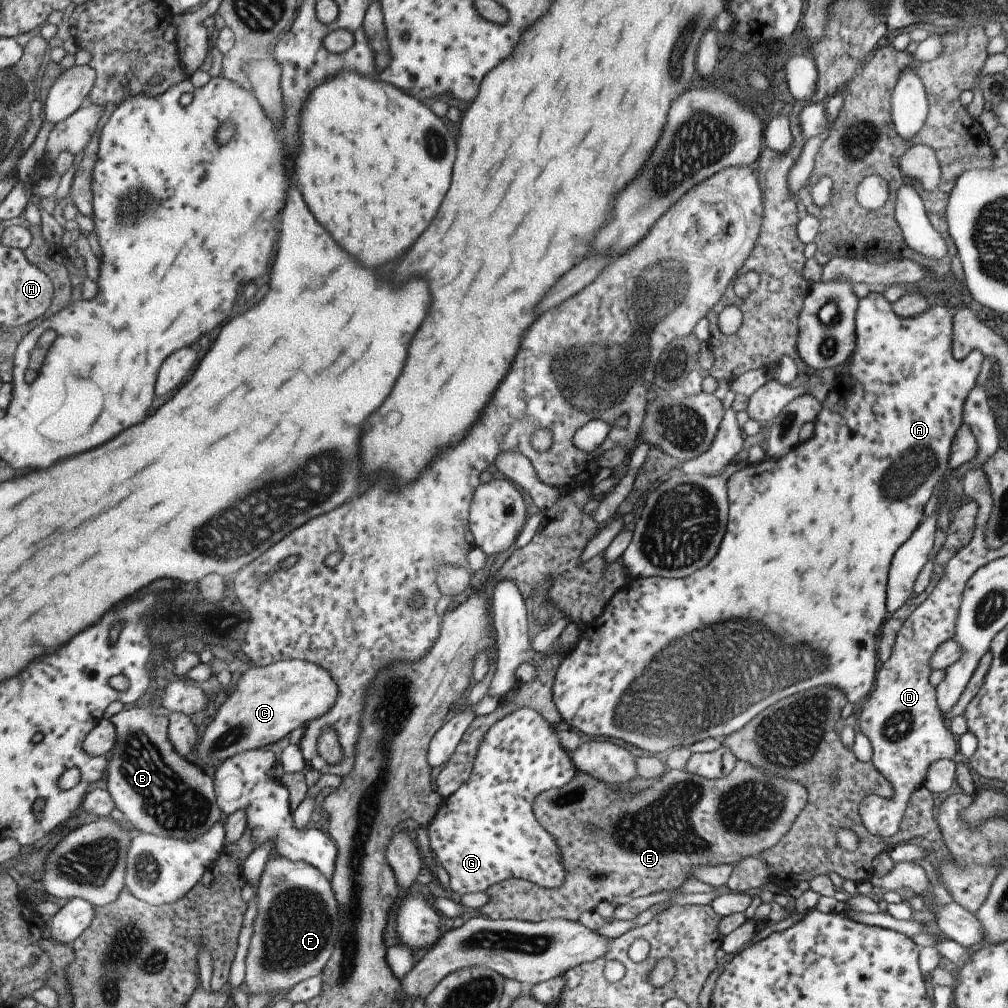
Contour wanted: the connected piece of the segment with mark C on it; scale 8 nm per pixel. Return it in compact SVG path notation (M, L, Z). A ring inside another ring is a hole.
M303 660L280 661L268 666L254 666L244 672L225 700L220 704L218 712L206 728L205 734L195 748L195 764L204 770L214 771L229 758L237 754L261 749L263 746L275 744L277 740L283 740L293 730L310 725L315 718L328 713L338 699L338 686L331 679L329 672L322 667L315 666L311 662Z

